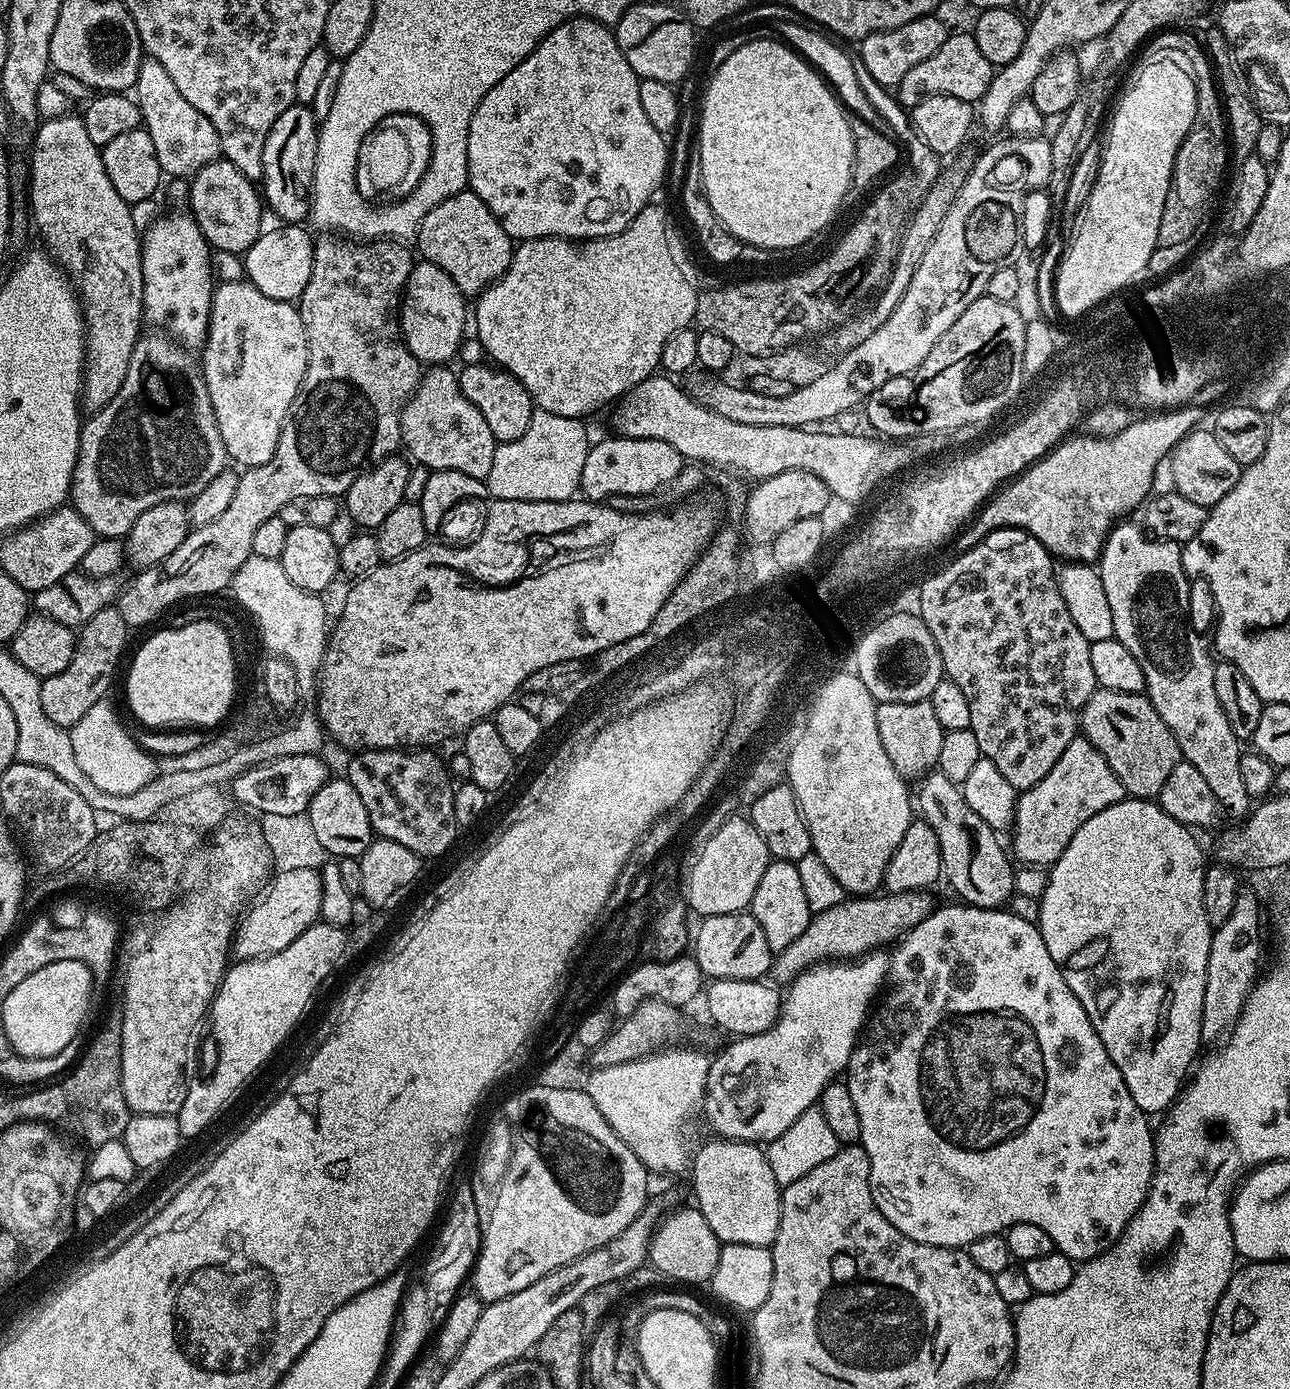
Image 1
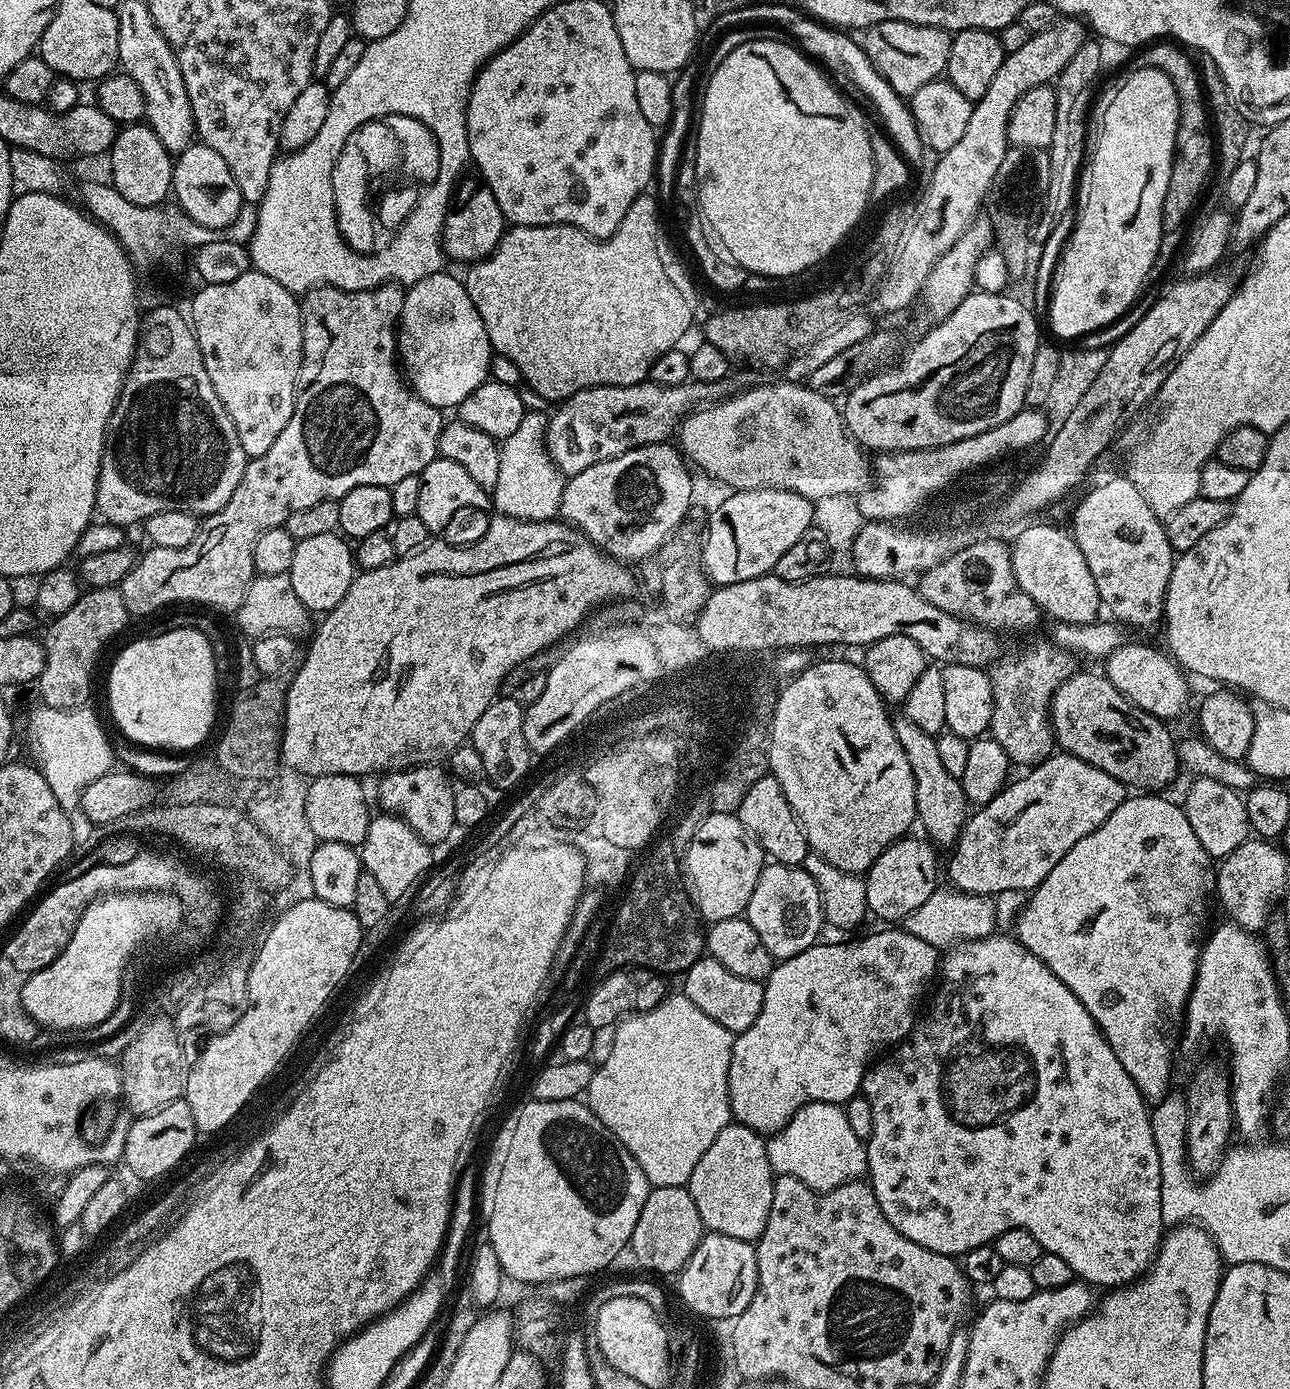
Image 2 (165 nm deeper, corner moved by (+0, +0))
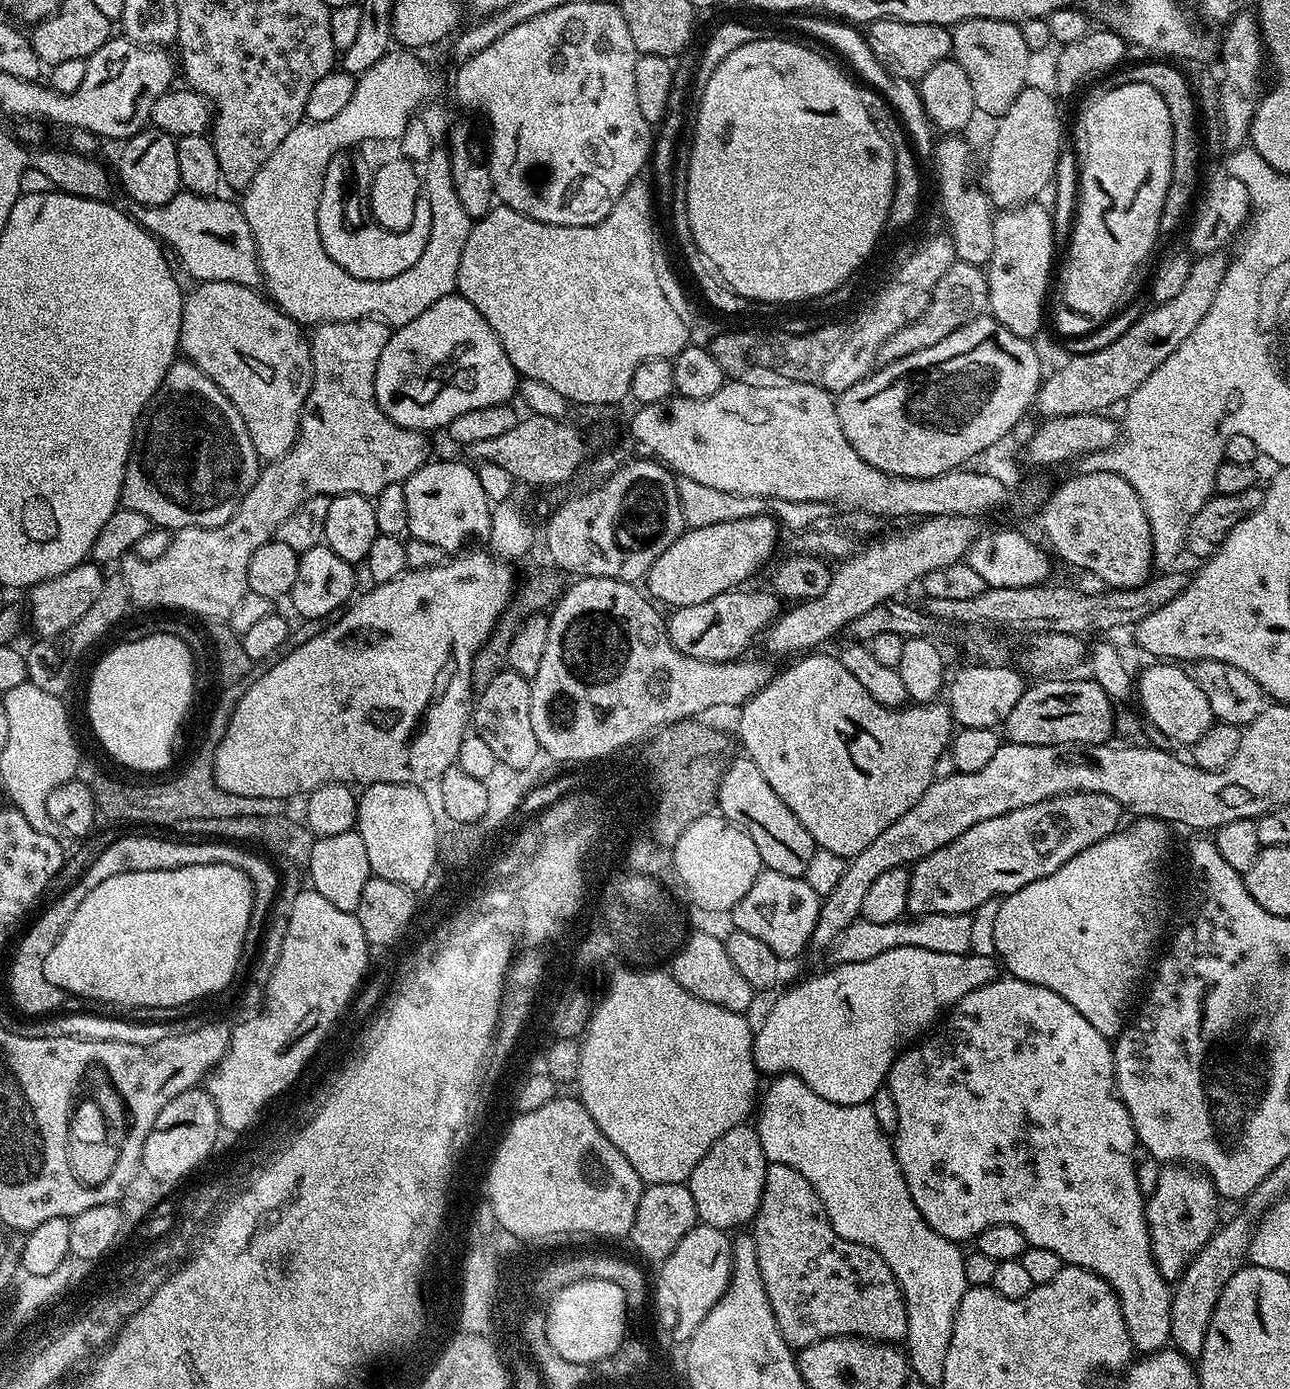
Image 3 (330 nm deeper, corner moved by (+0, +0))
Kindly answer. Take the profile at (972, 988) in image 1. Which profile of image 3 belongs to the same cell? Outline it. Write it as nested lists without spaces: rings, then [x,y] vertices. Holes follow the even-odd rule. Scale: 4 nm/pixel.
[[[1007,974],[992,980],[986,986],[978,986],[978,990],[970,990],[970,994],[961,998],[947,1013],[943,1024],[944,1032],[948,1036],[929,1035],[915,1046],[901,1051],[890,1066],[886,1081],[888,1093],[894,1098],[894,1106],[898,1106],[898,1130],[891,1137],[892,1148],[896,1152],[898,1166],[906,1178],[906,1186],[914,1198],[914,1206],[918,1206],[918,1214],[922,1214],[929,1226],[938,1234],[942,1234],[942,1238],[957,1242],[975,1241],[976,1236],[982,1234],[982,1230],[999,1224],[1009,1224],[1022,1230],[1031,1247],[1054,1250],[1054,1254],[1058,1254],[1058,1258],[1062,1258],[1065,1265],[1084,1268],[1095,1276],[1101,1276],[1116,1291],[1126,1330],[1137,1353],[1161,1352],[1169,1347],[1172,1339],[1172,1288],[1170,1281],[1158,1270],[1152,1253],[1146,1193],[1140,1188],[1138,1180],[1136,1130],[1122,1098],[1116,1092],[1114,1058],[1109,1037],[1098,1034],[1098,1030],[1094,1030],[1094,1026],[1090,1026],[1090,1022],[1086,1022],[1086,1018],[1082,1018],[1082,1014],[1078,1014],[1078,1010],[1074,1010],[1070,1002],[1066,1002],[1066,998],[1054,994],[1054,990]]]

